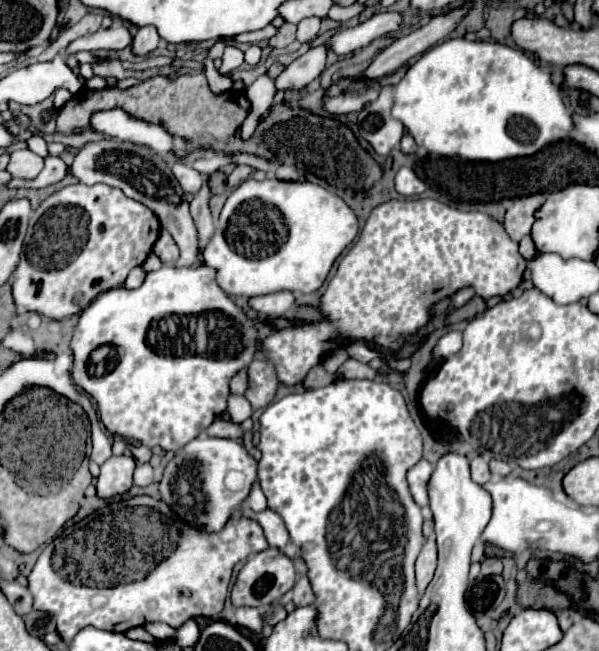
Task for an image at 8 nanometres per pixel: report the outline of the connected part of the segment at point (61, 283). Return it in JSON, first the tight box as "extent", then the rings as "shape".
{"extent":[12,184,160,320],"shape":[[[74,184],[54,192],[32,214],[20,264],[12,278],[12,294],[20,312],[38,312],[52,320],[64,320],[82,312],[98,294],[124,284],[128,272],[140,266],[152,252],[160,236],[160,222],[156,214],[144,204],[128,198],[120,188],[106,184]]]}

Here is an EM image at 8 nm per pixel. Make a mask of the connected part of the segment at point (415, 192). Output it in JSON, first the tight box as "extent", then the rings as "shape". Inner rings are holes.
{"extent":[396,168,426,196],"shape":[[[400,168],[396,174],[396,190],[404,196],[420,196],[426,190],[426,184],[414,174],[412,168]]]}

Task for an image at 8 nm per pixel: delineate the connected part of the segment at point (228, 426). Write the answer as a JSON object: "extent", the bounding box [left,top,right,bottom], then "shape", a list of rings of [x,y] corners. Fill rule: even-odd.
{"extent":[206,418,242,438],"shape":[[[216,418],[208,428],[206,428],[208,436],[218,436],[218,438],[240,438],[242,430],[238,424],[234,422],[226,422],[222,418]]]}

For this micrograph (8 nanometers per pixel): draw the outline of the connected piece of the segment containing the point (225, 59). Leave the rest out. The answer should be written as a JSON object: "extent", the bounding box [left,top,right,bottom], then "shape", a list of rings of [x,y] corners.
{"extent":[219,46,244,74],"shape":[[[228,46],[224,50],[224,56],[222,56],[222,66],[219,68],[221,74],[230,74],[232,70],[236,70],[240,64],[244,62],[244,54],[240,48],[236,46]]]}

